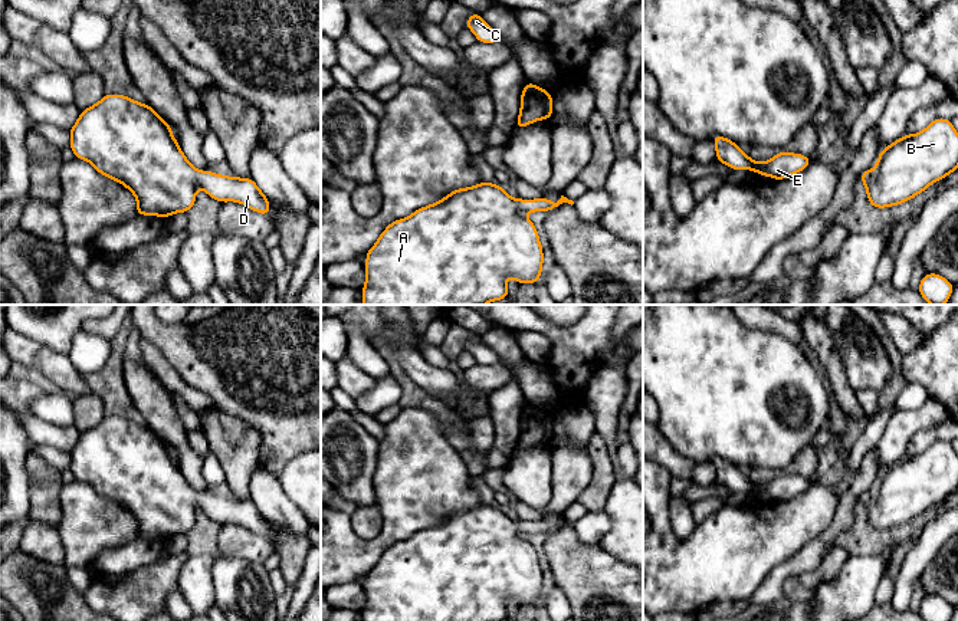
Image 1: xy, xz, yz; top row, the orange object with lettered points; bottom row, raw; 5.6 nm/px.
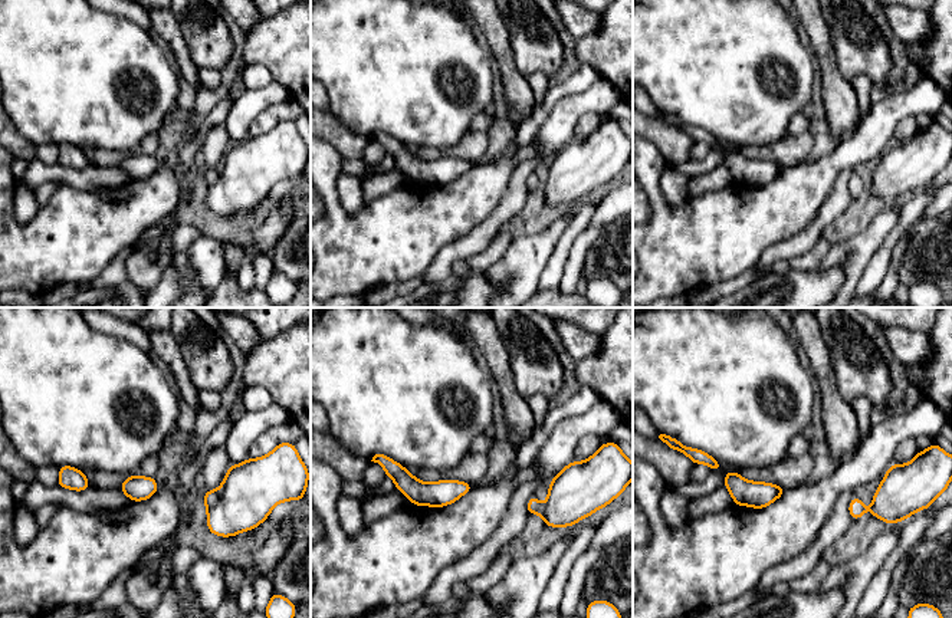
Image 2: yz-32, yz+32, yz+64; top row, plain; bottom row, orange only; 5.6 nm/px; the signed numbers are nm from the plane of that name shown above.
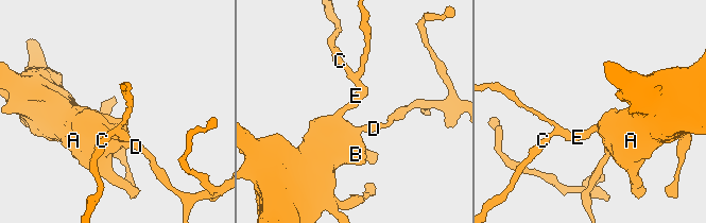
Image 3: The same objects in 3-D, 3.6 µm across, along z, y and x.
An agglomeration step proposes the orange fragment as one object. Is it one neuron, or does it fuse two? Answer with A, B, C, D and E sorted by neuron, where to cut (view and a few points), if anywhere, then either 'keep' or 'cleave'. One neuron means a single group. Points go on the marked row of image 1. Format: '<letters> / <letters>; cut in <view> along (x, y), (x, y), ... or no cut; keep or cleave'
A B C D E; no cut; keep

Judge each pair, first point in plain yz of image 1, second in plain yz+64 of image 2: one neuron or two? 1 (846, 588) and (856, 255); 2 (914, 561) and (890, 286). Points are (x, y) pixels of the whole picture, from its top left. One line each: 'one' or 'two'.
1: one
2: one

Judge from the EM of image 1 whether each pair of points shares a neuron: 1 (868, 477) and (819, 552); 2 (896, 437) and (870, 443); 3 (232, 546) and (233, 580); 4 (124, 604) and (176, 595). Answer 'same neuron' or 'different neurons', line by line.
1: same neuron
2: different neurons
3: different neurons
4: different neurons

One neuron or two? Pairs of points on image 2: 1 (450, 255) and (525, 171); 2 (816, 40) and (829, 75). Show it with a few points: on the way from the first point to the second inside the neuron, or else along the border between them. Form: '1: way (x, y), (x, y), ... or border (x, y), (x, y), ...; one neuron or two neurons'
1: way (473, 243), (512, 203), (516, 194); one neuron
2: way (823, 49), (829, 66); one neuron

